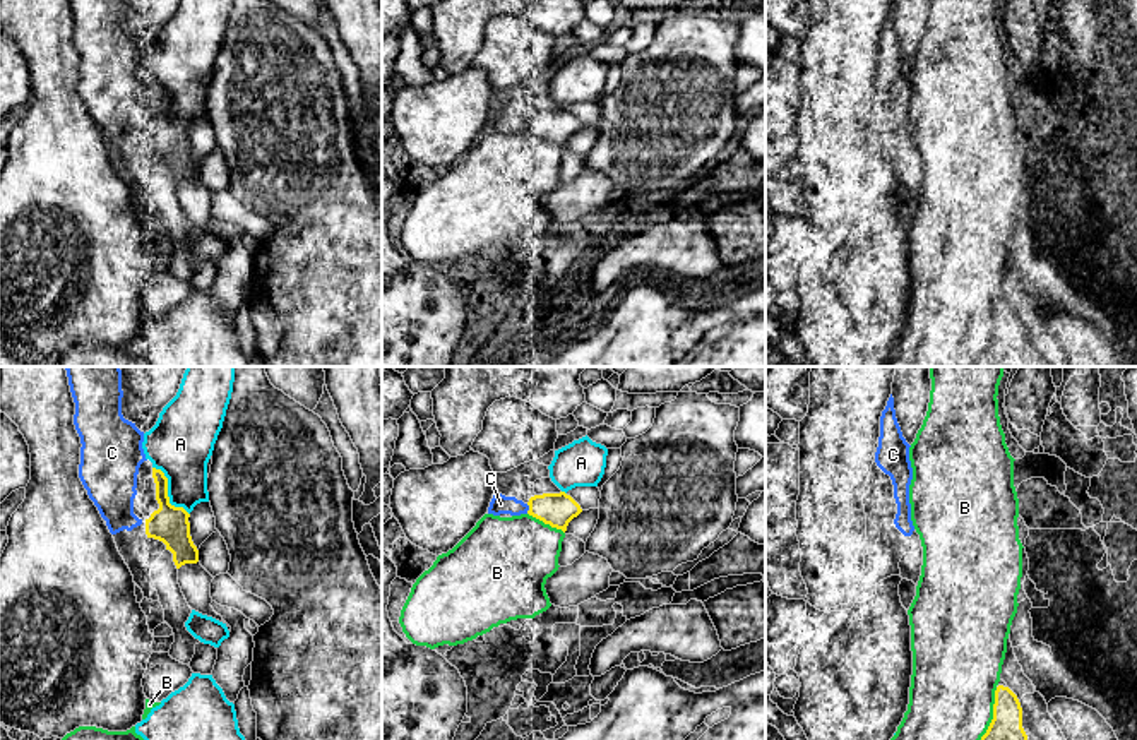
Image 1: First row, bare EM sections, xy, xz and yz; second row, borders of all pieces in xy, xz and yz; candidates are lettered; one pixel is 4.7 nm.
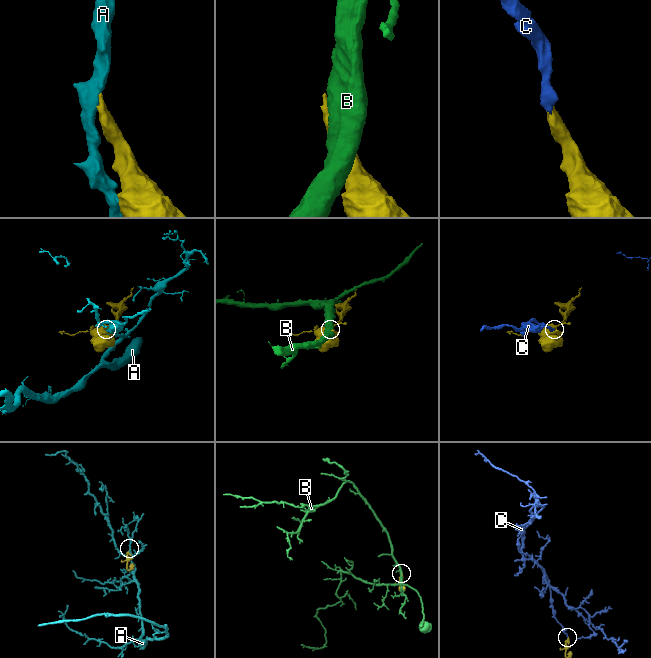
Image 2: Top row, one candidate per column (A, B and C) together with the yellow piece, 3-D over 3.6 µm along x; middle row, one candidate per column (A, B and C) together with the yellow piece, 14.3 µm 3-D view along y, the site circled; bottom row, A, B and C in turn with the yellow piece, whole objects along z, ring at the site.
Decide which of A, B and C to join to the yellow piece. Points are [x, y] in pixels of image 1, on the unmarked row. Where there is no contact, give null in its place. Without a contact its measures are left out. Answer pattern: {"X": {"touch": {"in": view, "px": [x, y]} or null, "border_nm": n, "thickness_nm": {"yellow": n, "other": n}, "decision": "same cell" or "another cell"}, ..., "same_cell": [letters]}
{"A": {"touch": {"in": "xy", "px": [166, 108]}, "border_nm": 280, "thickness_nm": {"yellow": 180, "other": 300}, "decision": "another cell"}, "B": {"touch": {"in": "yz", "px": [994, 334]}, "border_nm": 320, "thickness_nm": {"yellow": 220, "other": 400}, "decision": "another cell"}, "C": {"touch": {"in": "xz", "px": [529, 125]}, "border_nm": 50, "thickness_nm": {"yellow": 160, "other": 90}, "decision": "same cell"}, "same_cell": ["C"]}

